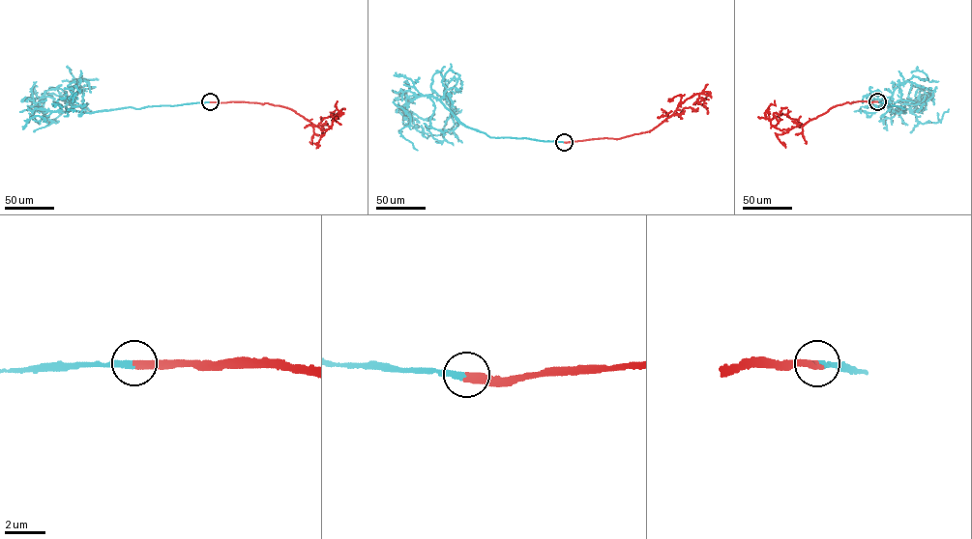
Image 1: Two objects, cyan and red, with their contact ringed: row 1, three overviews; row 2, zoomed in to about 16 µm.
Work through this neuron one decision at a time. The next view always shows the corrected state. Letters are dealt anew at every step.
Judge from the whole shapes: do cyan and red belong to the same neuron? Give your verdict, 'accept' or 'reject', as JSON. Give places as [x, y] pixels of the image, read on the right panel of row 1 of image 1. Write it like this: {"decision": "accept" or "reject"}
{"decision": "accept"}

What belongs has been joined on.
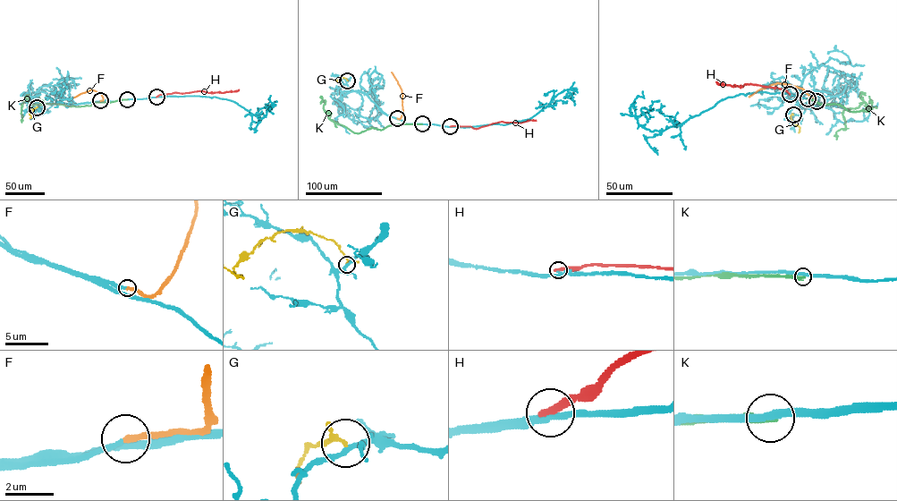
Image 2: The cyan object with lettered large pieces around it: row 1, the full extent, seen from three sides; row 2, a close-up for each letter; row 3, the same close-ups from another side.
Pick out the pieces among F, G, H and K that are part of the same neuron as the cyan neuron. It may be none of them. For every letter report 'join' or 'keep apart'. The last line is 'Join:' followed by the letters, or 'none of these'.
F: join
G: keep apart
H: keep apart
K: keep apart
Join: F

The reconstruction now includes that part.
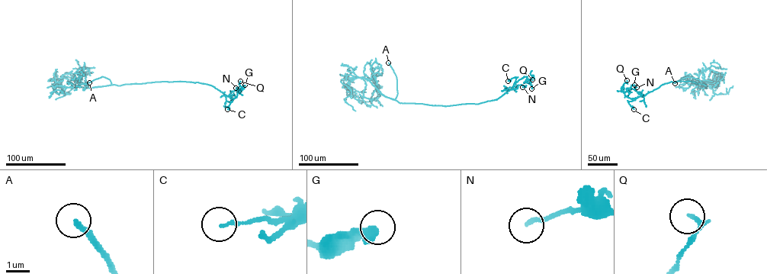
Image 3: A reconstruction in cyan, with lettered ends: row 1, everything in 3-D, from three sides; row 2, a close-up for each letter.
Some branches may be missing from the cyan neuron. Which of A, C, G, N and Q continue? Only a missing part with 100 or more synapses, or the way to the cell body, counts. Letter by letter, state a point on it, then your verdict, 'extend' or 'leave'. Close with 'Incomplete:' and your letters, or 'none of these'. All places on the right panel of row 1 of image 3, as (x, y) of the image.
A: place (675, 83); extend
C: place (633, 109); leave
G: place (634, 85); leave
N: place (637, 87); leave
Q: place (627, 80); leave
Incomplete: A

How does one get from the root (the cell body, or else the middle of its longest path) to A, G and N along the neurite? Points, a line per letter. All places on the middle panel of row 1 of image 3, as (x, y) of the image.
A: (432, 105), (399, 103), (395, 100), (397, 94), (397, 79), (388, 62)
G: (432, 105), (476, 104), (496, 99), (525, 76), (525, 81), (531, 88)
N: (432, 105), (478, 104), (496, 99), (518, 85), (521, 85), (522, 87)

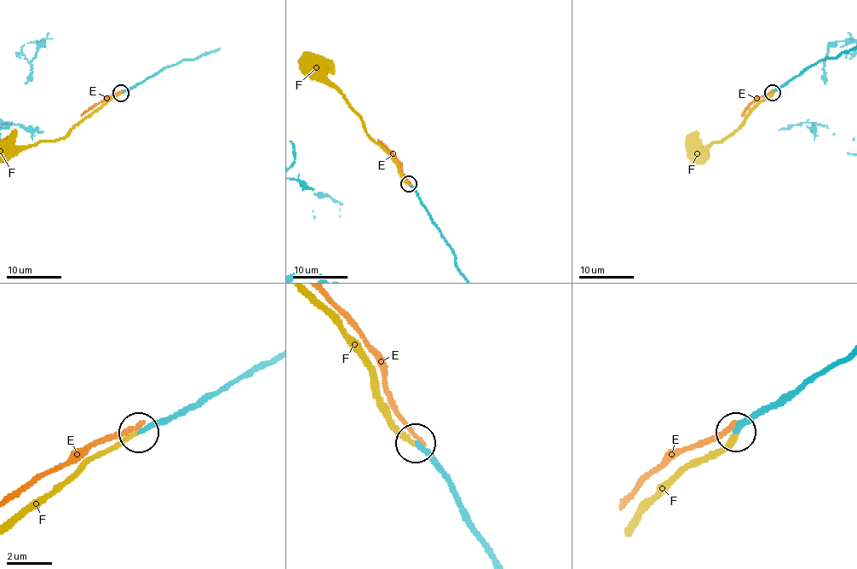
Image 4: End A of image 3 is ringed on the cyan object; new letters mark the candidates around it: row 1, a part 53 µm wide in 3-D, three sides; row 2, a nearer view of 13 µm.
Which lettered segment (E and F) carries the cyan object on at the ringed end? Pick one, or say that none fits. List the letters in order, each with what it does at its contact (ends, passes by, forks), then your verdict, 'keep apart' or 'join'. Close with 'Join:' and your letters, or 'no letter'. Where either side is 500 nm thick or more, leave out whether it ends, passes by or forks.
E: it ends; keep apart
F: it ends; join
Join: F

